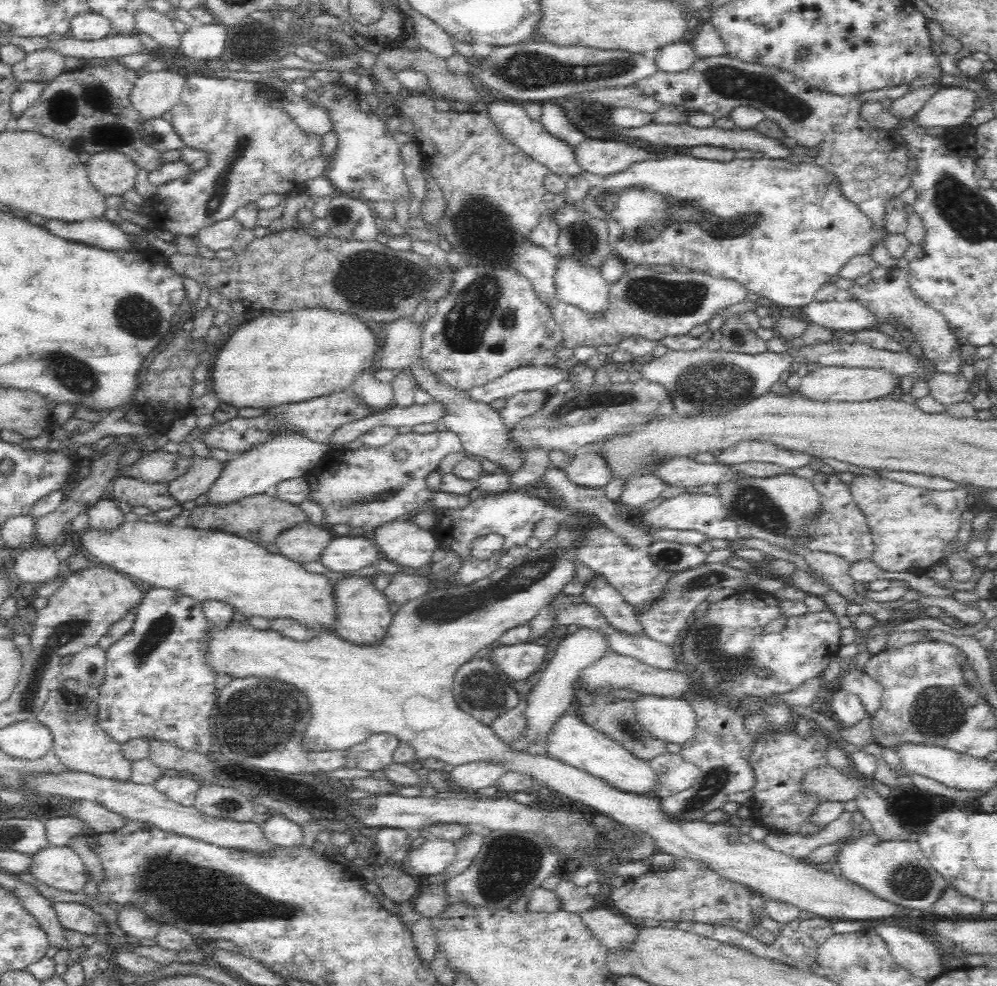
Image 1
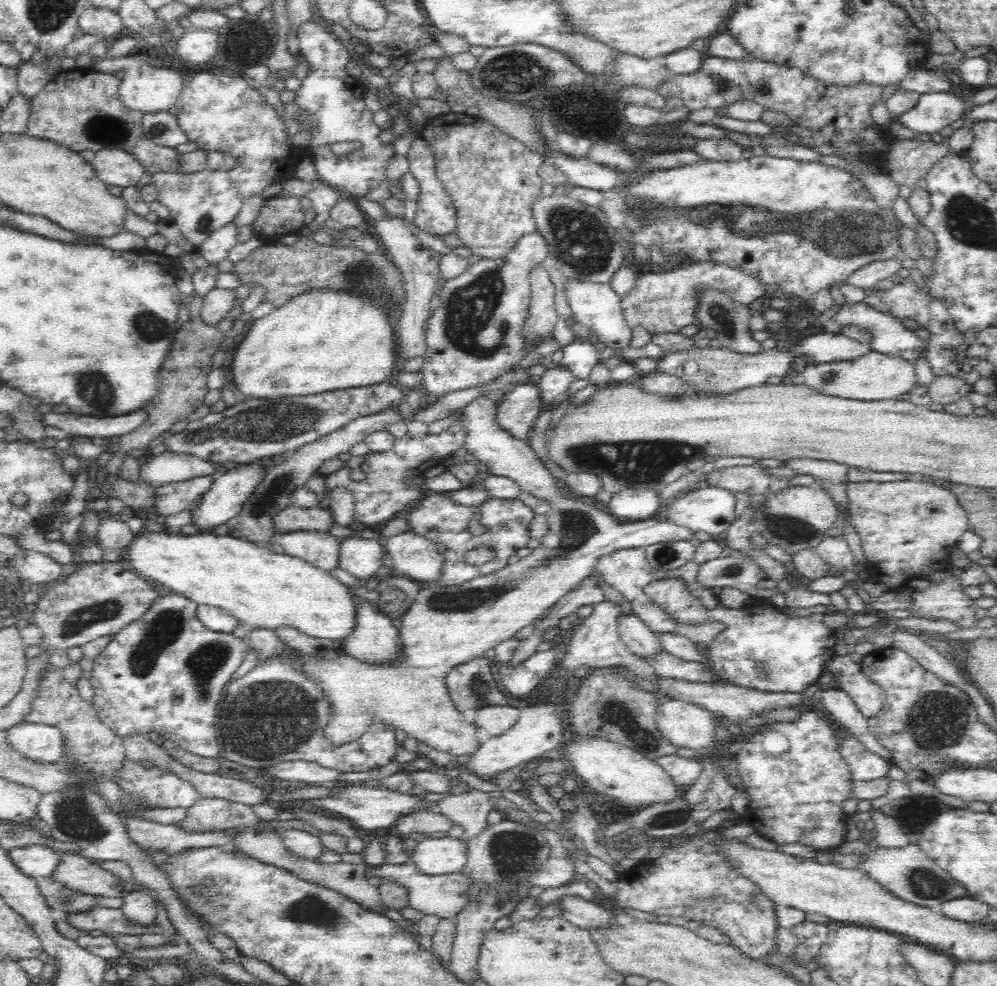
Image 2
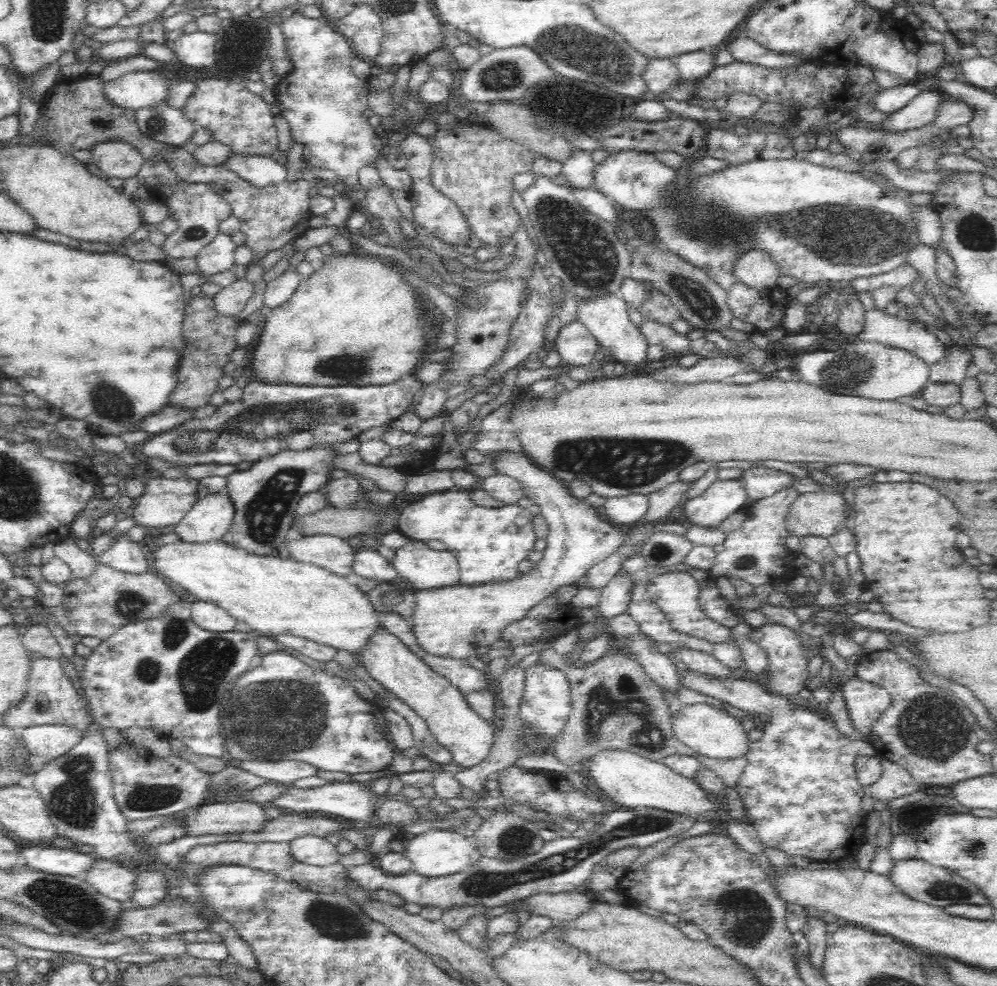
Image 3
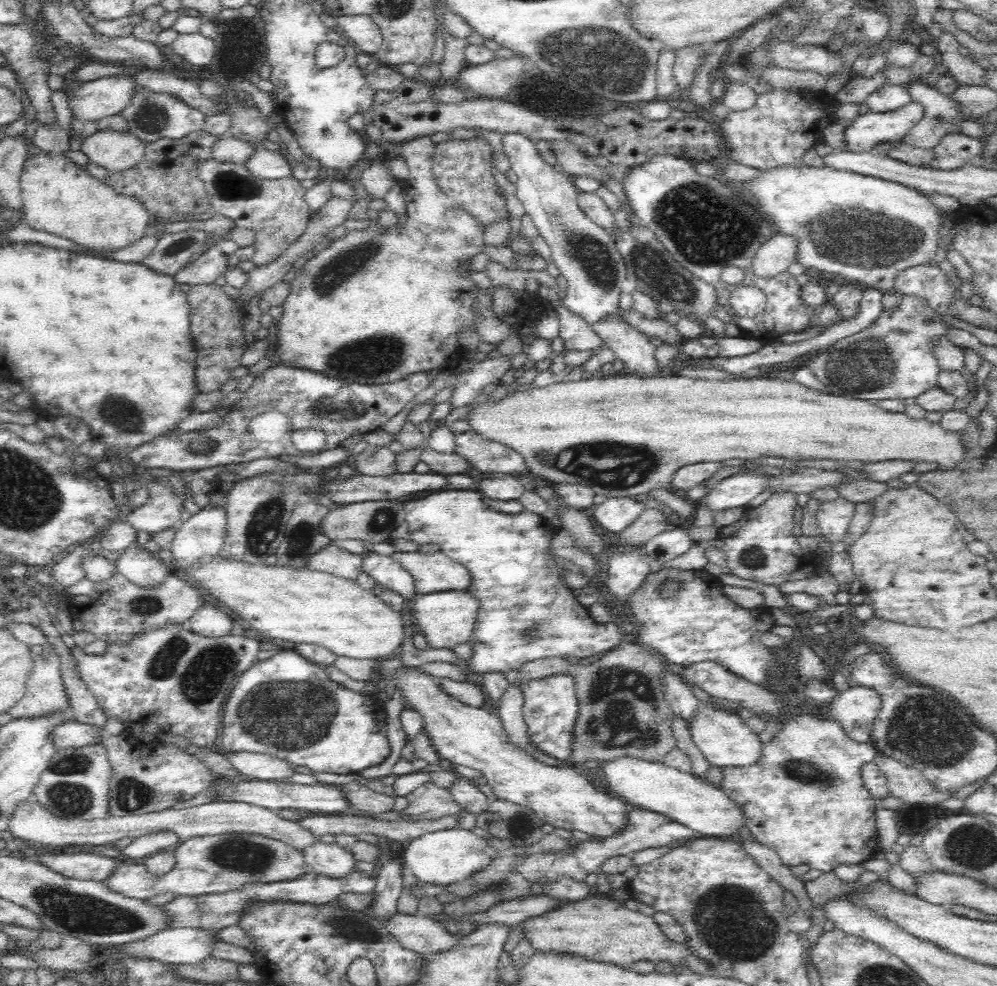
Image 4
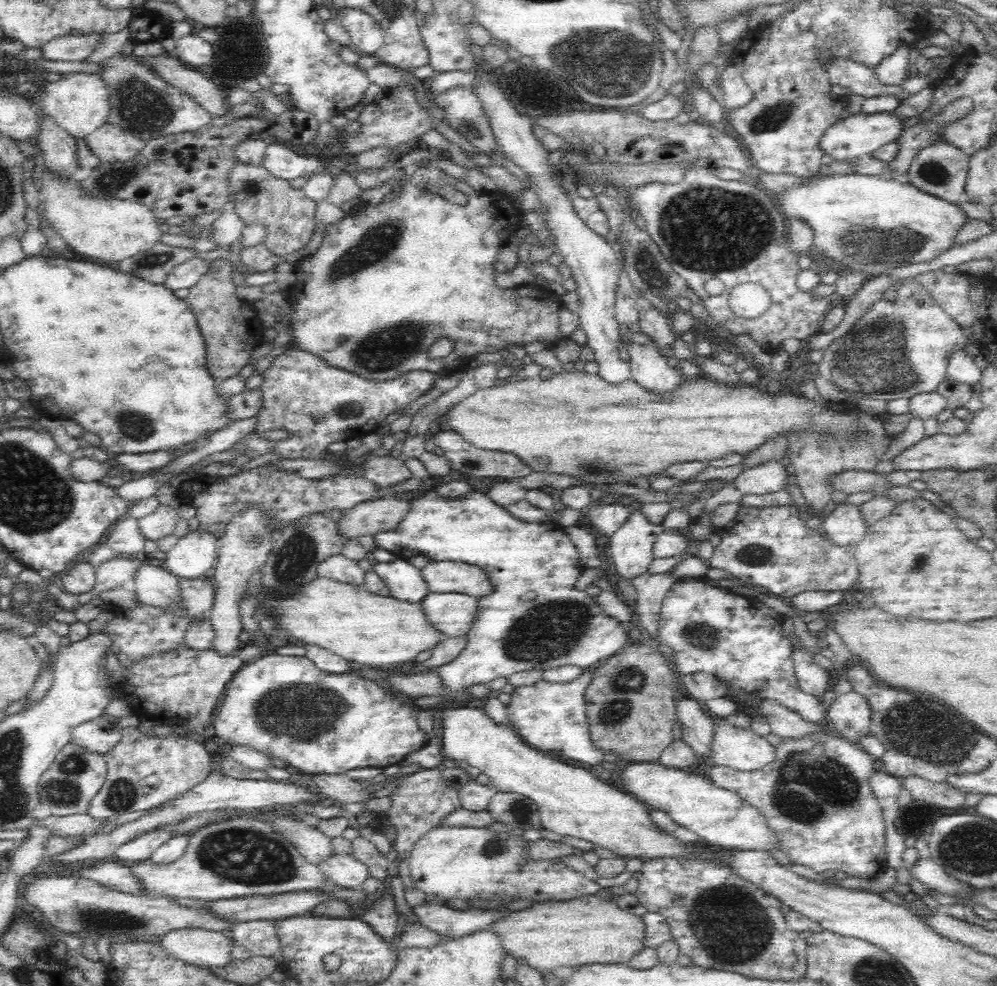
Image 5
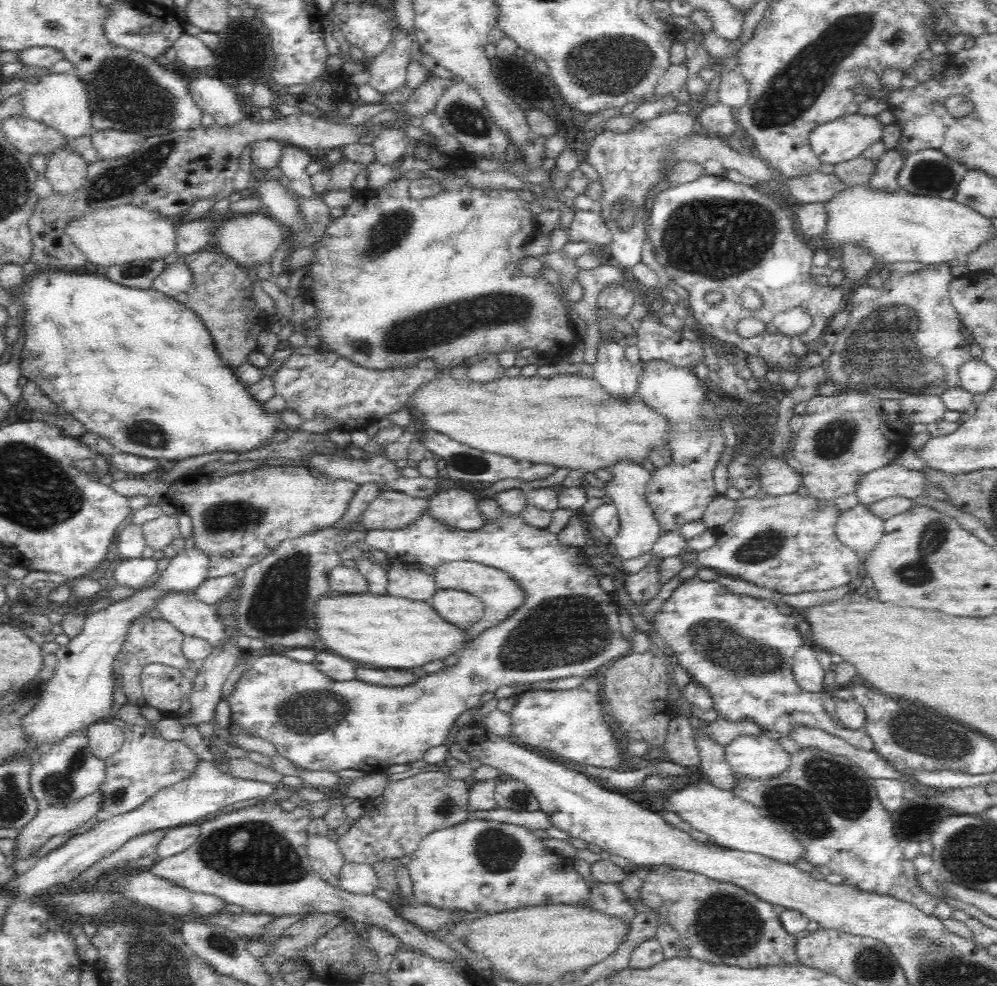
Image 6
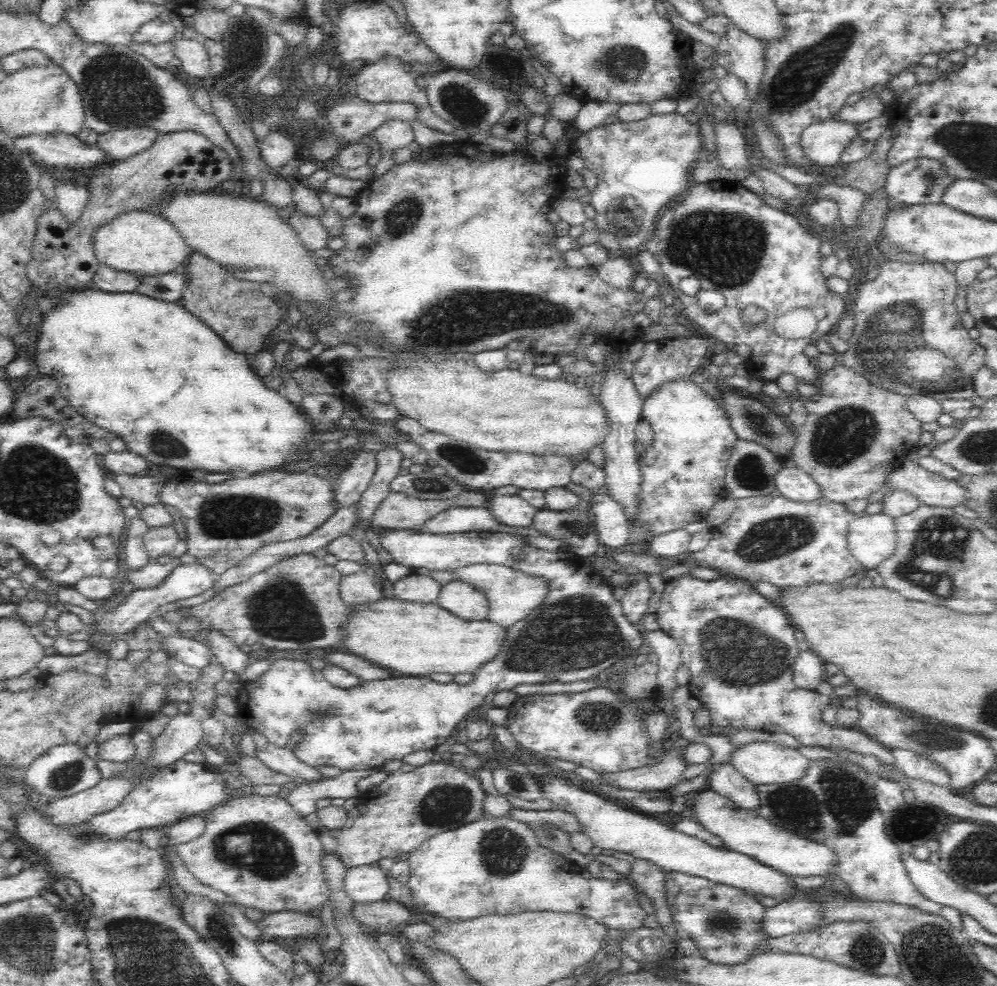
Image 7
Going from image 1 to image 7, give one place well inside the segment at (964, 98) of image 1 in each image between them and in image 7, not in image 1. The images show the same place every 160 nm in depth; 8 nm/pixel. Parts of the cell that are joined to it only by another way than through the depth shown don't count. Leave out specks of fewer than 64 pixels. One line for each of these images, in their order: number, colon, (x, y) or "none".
2: (935, 110)
3: (922, 111)
4: (863, 132)
5: (861, 134)
6: (847, 137)
7: (824, 142)

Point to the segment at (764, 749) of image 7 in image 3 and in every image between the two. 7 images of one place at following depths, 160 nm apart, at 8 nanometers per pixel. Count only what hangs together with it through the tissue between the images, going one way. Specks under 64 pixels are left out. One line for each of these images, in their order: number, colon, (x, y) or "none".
3: (705, 730)
4: (723, 738)
5: (741, 749)
6: (758, 757)

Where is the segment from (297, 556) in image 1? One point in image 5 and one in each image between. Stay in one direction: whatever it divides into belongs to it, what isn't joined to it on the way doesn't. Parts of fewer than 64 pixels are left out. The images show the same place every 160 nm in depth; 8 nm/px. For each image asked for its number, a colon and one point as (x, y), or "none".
2: (320, 549)
3: (334, 554)
4: (336, 560)
5: (337, 567)

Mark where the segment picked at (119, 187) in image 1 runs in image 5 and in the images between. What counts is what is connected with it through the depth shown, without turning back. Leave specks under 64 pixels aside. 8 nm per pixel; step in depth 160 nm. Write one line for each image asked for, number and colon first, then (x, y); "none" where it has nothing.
2: (116, 167)
3: (117, 159)
4: (115, 151)
5: (111, 144)

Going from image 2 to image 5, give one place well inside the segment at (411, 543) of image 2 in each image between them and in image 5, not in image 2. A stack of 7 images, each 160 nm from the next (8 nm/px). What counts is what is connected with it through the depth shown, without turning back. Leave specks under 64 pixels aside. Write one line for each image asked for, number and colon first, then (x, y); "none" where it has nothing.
3: (416, 563)
4: (432, 572)
5: (443, 576)

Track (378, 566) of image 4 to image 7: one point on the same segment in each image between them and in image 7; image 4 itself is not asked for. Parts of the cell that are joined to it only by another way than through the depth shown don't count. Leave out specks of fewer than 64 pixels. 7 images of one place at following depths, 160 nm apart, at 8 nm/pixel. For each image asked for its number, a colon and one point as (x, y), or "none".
5: (405, 581)
6: (413, 584)
7: (423, 589)

